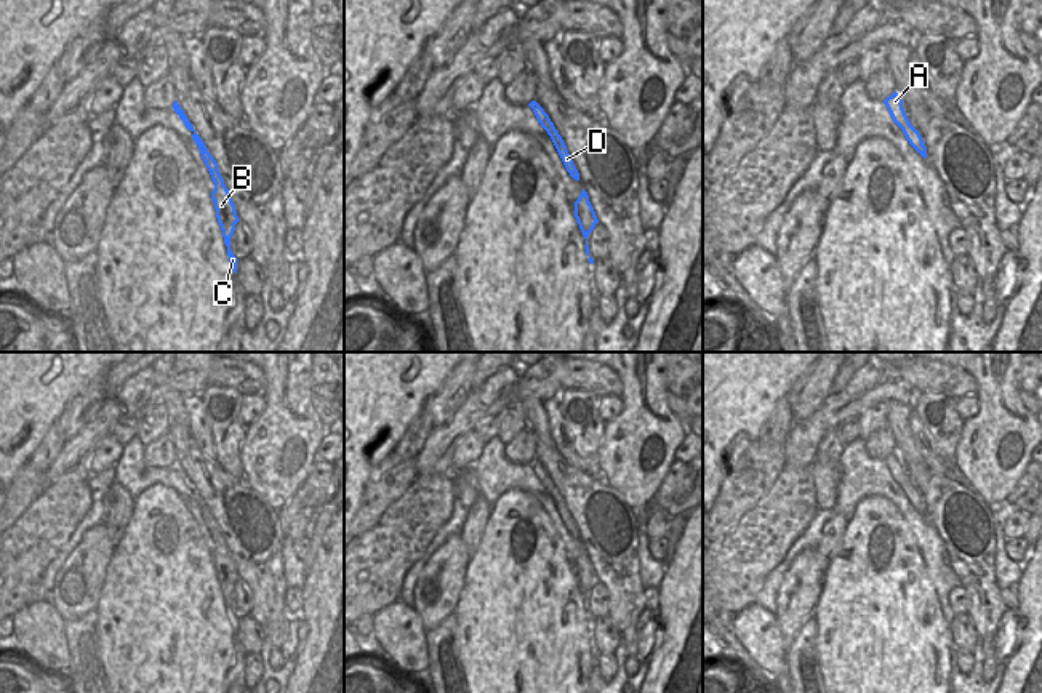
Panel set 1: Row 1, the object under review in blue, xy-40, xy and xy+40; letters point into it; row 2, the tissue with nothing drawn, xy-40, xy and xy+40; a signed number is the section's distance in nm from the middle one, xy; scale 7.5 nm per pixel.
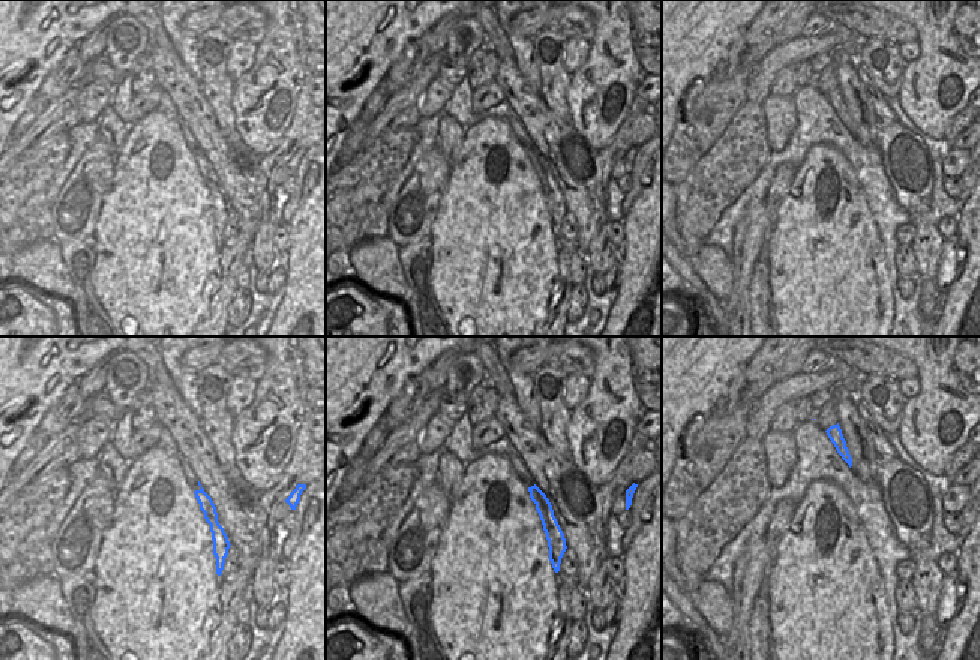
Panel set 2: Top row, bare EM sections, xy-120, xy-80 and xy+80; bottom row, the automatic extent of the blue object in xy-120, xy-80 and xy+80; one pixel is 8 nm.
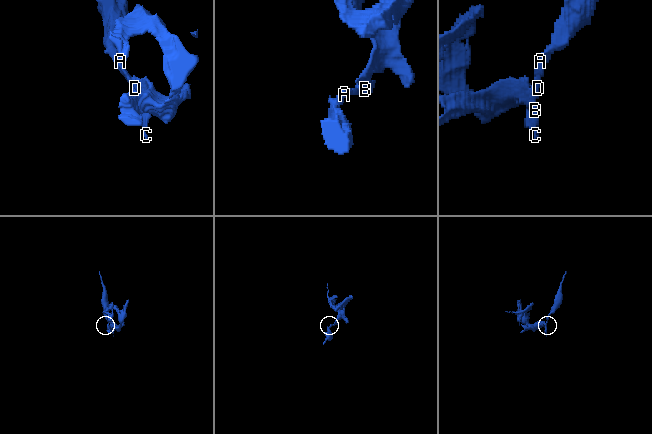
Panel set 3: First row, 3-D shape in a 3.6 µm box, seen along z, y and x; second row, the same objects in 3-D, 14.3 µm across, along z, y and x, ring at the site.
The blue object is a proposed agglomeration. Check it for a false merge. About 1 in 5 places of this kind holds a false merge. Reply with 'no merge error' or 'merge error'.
merge error

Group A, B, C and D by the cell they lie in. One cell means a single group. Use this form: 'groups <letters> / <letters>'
groups A / B C D

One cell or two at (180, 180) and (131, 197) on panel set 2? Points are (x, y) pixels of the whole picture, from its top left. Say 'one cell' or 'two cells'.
one cell

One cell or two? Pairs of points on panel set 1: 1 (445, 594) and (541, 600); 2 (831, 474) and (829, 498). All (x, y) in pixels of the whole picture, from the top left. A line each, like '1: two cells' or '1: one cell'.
1: two cells
2: one cell

